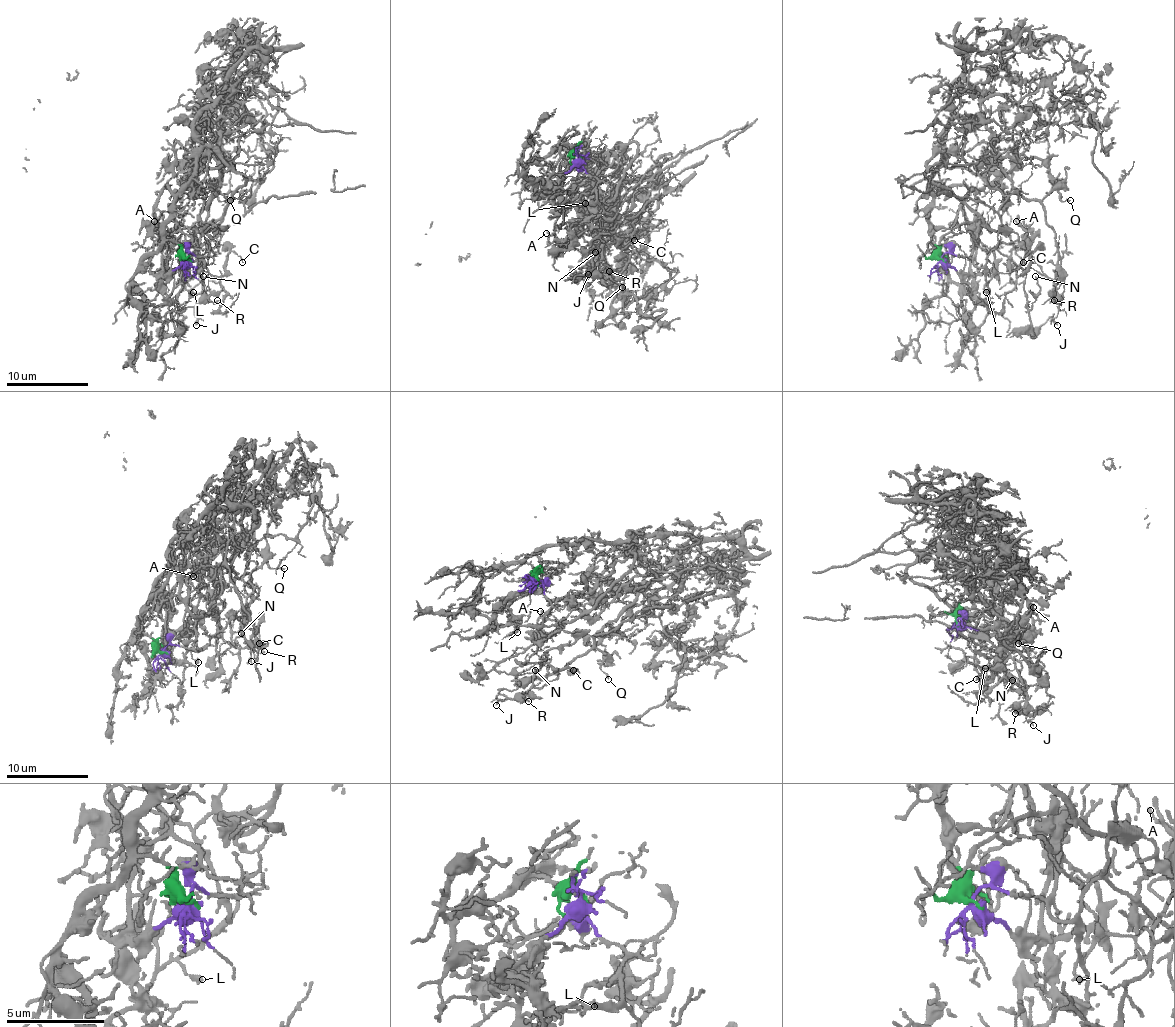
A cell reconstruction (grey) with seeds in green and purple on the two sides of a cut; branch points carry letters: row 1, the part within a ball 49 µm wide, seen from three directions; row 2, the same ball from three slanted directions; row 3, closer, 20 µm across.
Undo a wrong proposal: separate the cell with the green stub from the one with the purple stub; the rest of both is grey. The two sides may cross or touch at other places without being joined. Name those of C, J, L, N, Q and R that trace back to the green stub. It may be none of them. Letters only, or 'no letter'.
Q

